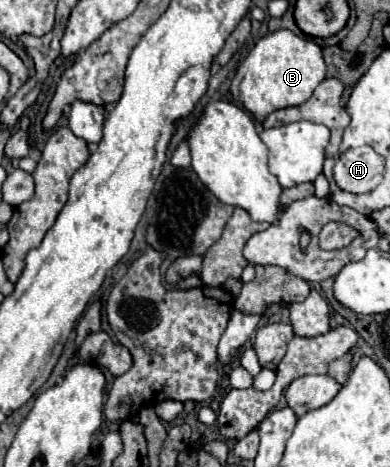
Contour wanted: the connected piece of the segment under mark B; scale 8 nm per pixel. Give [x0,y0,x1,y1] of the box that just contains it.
[231,30,325,122]

